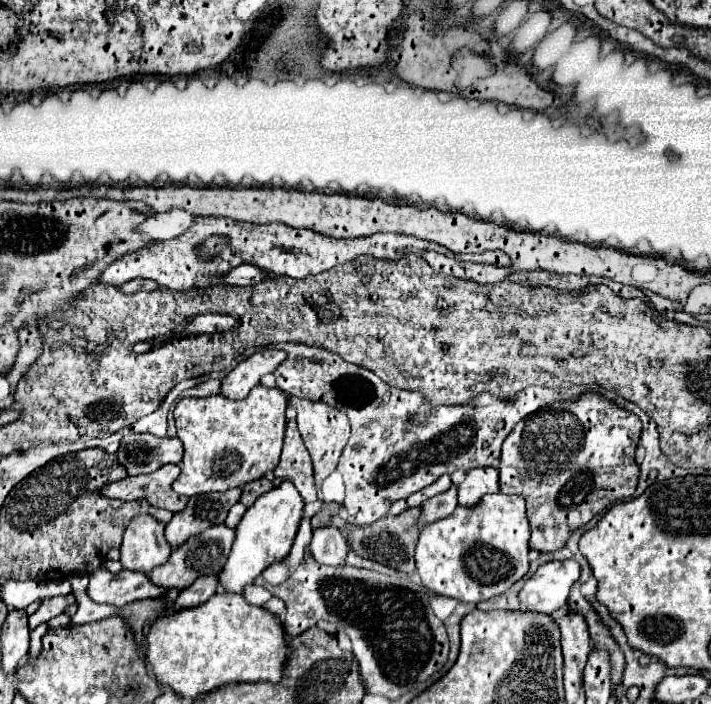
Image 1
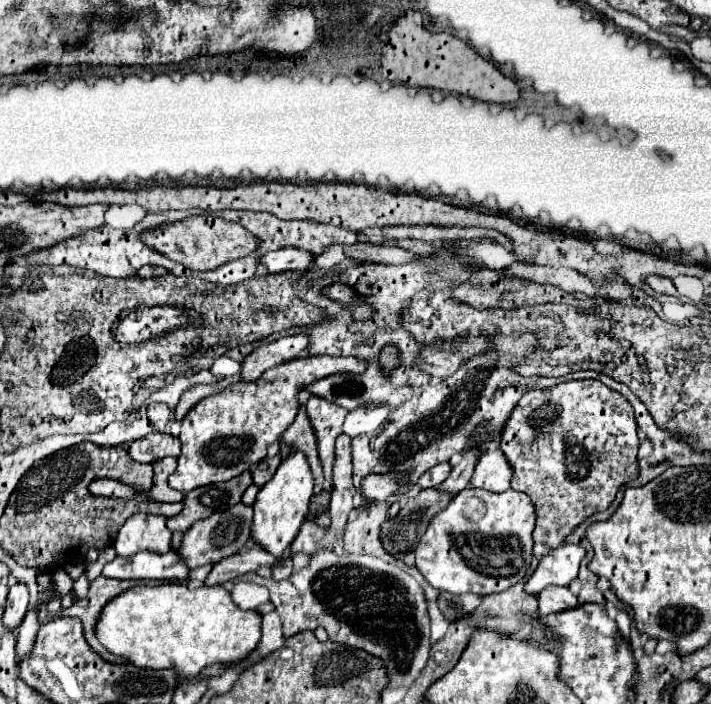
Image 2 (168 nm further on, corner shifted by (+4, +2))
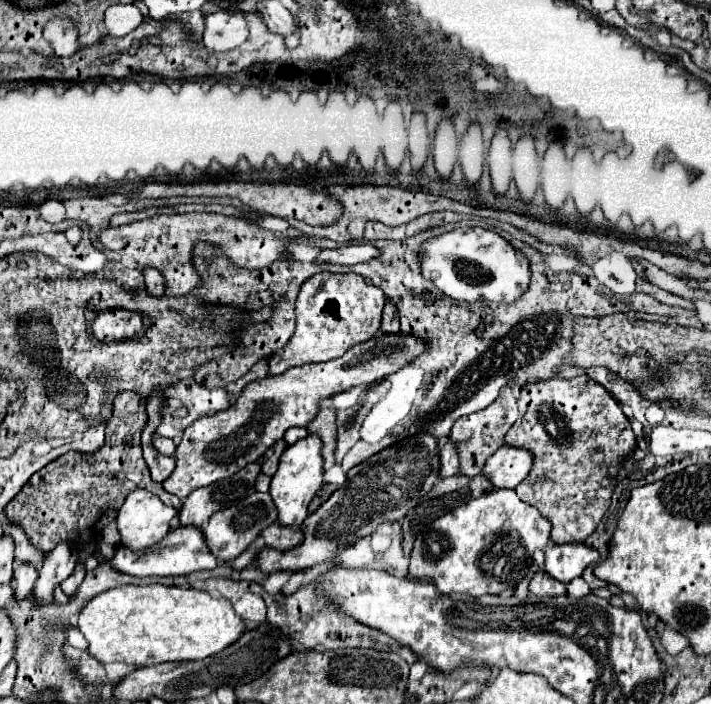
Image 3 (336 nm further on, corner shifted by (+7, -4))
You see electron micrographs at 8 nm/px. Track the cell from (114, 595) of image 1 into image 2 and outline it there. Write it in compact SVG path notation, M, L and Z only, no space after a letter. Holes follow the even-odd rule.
M177 549L169 553L149 553L141 551L133 557L115 557L103 567L103 575L111 579L157 579L185 581L189 577L189 567L181 561Z

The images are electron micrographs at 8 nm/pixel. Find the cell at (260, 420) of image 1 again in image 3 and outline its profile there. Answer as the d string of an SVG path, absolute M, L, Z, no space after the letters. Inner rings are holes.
M402 333L380 335L378 339L358 343L338 359L294 367L282 375L248 383L228 409L206 415L186 427L184 437L174 453L176 469L164 481L164 489L184 501L194 489L236 475L242 467L258 461L268 447L280 441L286 429L304 427L318 413L318 403L322 399L328 399L354 385L370 385L376 379L388 377L406 367L422 351L424 345L416 337Z

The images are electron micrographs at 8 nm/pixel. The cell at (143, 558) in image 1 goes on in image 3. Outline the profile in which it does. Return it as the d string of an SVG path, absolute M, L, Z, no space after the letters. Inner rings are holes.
M146 489L132 491L118 511L120 545L130 551L144 551L158 545L170 531L170 519L176 509L162 505L156 495Z

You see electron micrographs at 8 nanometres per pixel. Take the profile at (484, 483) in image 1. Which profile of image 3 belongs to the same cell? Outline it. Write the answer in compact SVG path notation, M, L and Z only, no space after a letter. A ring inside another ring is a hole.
M500 447L484 465L482 475L494 489L514 489L530 471L530 453L518 447Z

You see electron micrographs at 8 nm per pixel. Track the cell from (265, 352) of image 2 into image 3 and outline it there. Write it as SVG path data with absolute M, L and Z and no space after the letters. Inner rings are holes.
M316 273L300 289L296 301L296 333L280 351L268 359L268 373L280 375L290 367L306 363L322 363L342 357L350 347L370 339L380 329L384 293L368 285L360 275L336 275Z

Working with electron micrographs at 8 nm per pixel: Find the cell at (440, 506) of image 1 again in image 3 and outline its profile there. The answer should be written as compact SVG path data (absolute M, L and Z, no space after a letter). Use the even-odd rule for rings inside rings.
M504 387L502 389L502 395L498 395L498 399L478 411L478 413L472 413L472 415L466 415L462 419L458 419L458 423L454 423L452 427L452 441L456 443L456 451L458 451L458 461L460 461L460 475L464 477L476 477L480 475L486 459L498 449L504 445L504 435L506 431L514 425L514 421L518 419L518 407L516 407L516 399L512 395L512 389L510 387Z

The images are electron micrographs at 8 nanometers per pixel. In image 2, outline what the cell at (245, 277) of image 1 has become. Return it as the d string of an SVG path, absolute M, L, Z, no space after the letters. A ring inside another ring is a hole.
M277 249L269 251L259 257L259 263L267 267L269 273L281 273L281 271L305 271L315 263L313 253L305 253L303 249Z

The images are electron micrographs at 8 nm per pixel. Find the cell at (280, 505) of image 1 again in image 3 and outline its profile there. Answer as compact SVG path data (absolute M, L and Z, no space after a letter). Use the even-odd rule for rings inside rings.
M308 435L294 445L290 445L282 457L276 475L270 483L270 495L274 501L274 507L278 511L278 523L282 527L300 527L302 521L308 517L308 505L316 491L322 487L322 441L316 435Z

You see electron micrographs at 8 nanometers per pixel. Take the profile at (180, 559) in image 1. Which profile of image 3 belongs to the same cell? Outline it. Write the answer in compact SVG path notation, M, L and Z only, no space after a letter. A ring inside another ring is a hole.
M254 493L246 499L246 503L242 503L242 507L228 507L226 511L214 513L208 521L208 527L206 525L202 527L202 535L204 535L204 543L206 543L208 551L218 561L232 561L252 545L252 541L256 539L256 535L262 529L270 527L272 523L276 523L276 511L274 511L270 495L268 493Z

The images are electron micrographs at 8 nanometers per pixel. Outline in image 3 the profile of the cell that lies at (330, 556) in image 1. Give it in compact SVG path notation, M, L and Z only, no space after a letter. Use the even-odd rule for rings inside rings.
M276 523L272 527L266 527L266 531L262 531L262 537L266 541L266 547L278 549L278 551L290 551L290 549L302 545L302 541L304 541L302 529L286 531L286 527L278 527Z

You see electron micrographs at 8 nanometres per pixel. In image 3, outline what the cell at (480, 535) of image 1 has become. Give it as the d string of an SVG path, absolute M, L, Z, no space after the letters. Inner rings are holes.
M492 491L478 499L472 499L444 517L436 519L428 533L416 539L412 555L410 555L410 577L422 579L426 583L434 583L442 595L462 593L474 599L482 595L500 595L506 589L514 589L528 573L532 565L532 553L540 547L548 545L550 521L544 519L538 509L520 501L514 491Z

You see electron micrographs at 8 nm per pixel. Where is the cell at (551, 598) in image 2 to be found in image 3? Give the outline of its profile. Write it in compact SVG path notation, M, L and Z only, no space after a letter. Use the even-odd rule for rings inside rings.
M538 571L528 587L530 595L544 599L544 597L562 597L566 595L566 585L562 583L554 583L554 579L546 579L546 575L542 575L542 571Z

